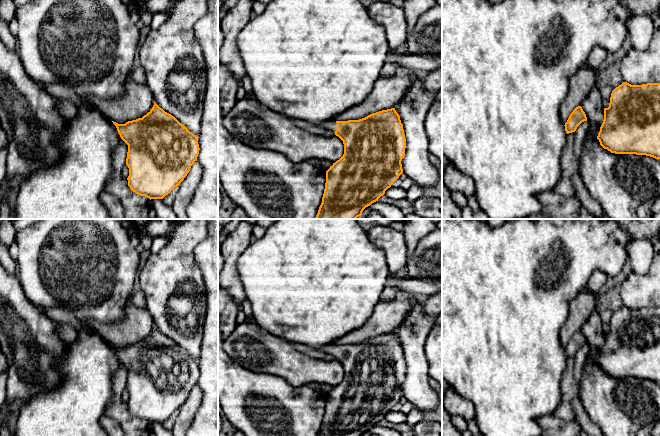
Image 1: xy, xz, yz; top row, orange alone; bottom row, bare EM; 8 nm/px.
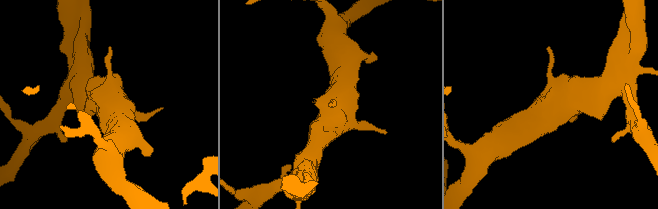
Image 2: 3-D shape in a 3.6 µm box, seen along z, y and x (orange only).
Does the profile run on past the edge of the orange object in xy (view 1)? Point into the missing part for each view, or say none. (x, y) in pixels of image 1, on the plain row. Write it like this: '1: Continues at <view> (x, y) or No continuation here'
1: No continuation here

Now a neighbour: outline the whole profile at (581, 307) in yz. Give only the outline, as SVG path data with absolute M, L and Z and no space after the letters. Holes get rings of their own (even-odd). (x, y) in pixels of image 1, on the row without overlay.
M580 292L570 302L568 317L561 326L559 339L563 349L567 346L573 334L581 330L584 323L596 309L596 296L591 292Z

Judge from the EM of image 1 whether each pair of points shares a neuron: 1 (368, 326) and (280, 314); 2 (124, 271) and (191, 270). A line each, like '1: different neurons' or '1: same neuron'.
1: different neurons
2: different neurons

